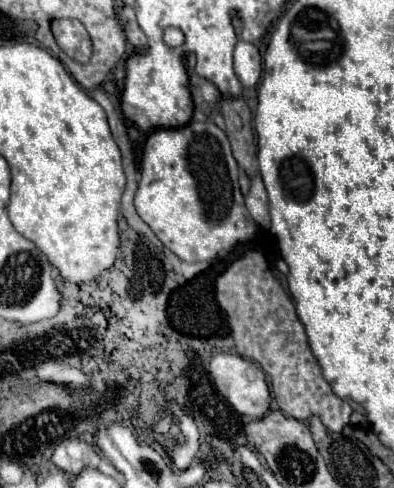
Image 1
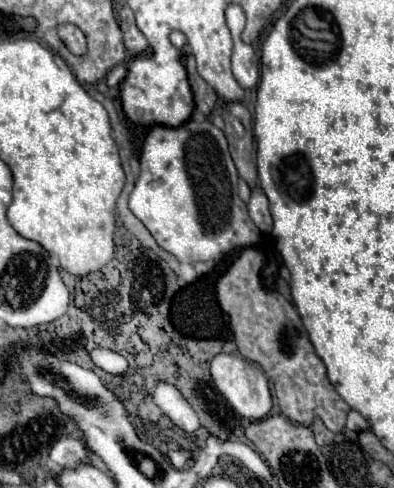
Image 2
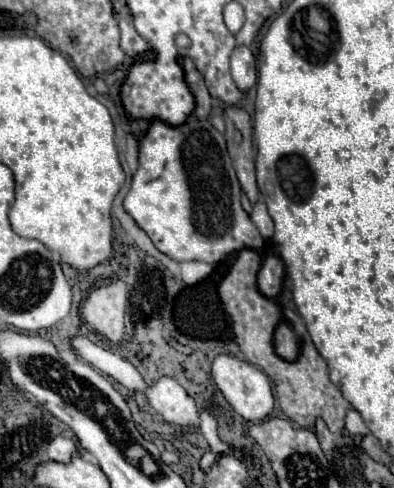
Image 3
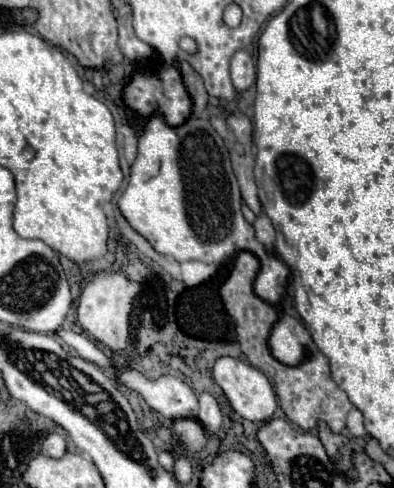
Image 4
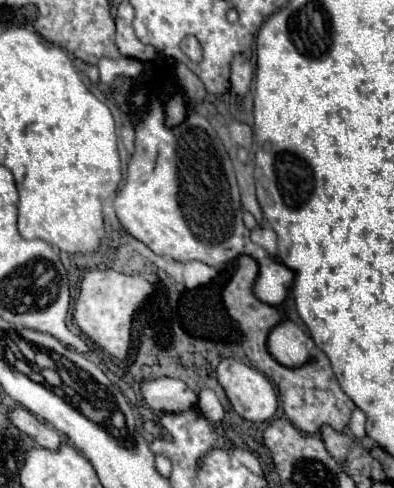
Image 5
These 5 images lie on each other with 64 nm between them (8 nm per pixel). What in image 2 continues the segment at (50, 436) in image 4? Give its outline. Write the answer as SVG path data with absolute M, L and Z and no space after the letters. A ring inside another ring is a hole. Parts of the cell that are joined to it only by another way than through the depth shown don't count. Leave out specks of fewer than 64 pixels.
M60 438L50 450L50 464L60 468L76 468L80 462L88 462L86 446L74 438Z

